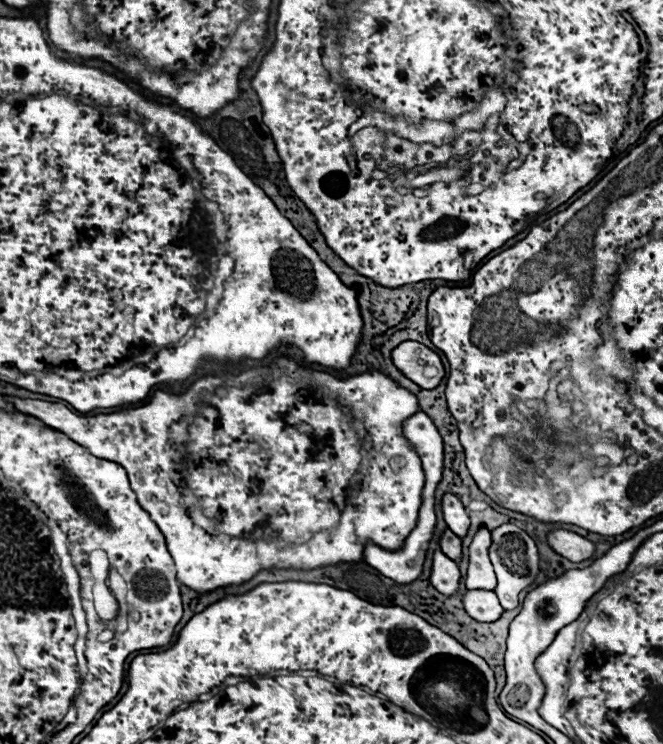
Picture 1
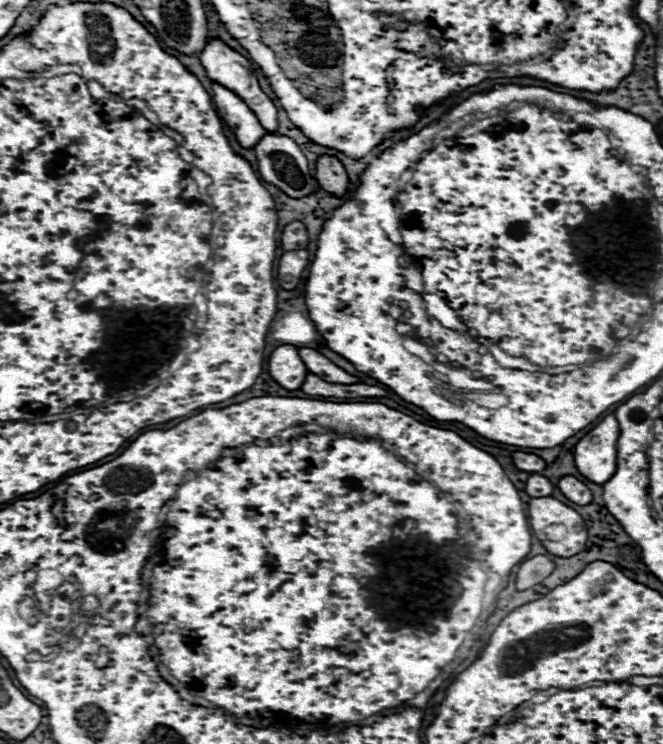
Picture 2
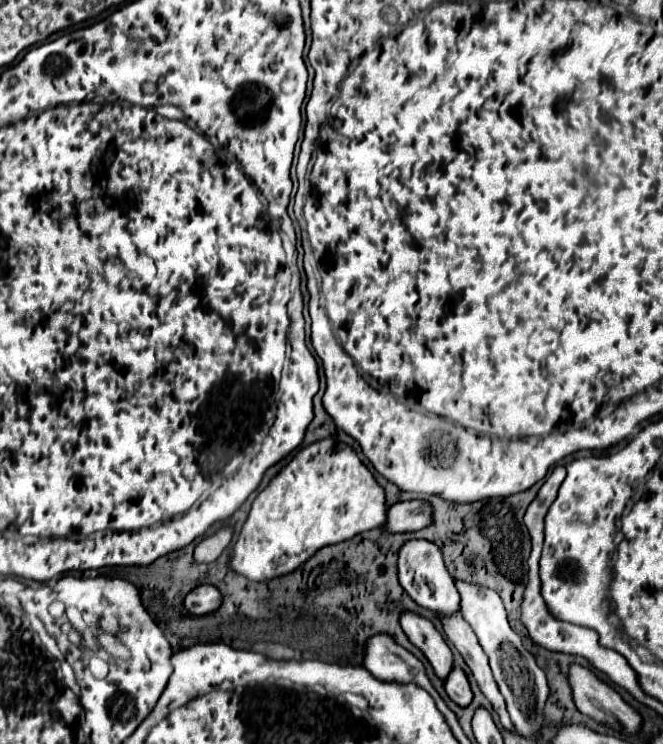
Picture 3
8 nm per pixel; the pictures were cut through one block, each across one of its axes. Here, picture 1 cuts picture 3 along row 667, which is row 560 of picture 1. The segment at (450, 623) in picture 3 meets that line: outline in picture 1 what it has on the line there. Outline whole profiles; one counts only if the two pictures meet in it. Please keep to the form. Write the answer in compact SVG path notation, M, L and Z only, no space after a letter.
M480 528L468 546L468 574L466 588L496 588L496 576L488 558L490 530Z

